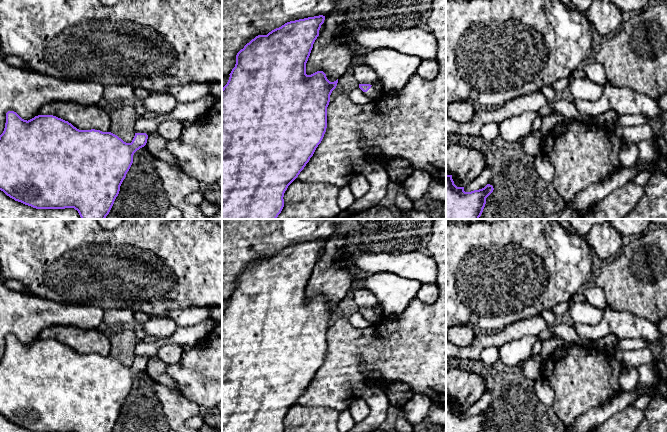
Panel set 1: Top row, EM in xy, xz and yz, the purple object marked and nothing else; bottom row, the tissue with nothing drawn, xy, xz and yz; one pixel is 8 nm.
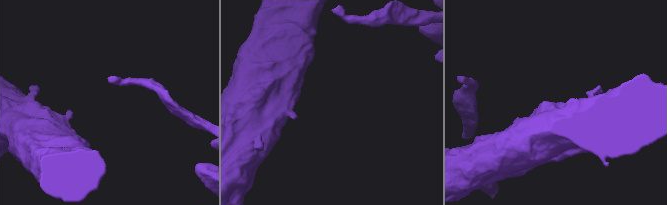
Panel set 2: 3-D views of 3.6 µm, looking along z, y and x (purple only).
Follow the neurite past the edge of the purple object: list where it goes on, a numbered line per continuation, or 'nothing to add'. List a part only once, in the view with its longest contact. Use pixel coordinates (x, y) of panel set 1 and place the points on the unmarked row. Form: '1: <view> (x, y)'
1: xz (372, 317)

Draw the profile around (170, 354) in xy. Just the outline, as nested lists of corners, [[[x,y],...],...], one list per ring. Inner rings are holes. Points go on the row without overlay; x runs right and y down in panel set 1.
[[[169,343],[161,346],[155,356],[168,366],[177,364],[182,359],[183,353],[182,346]]]

